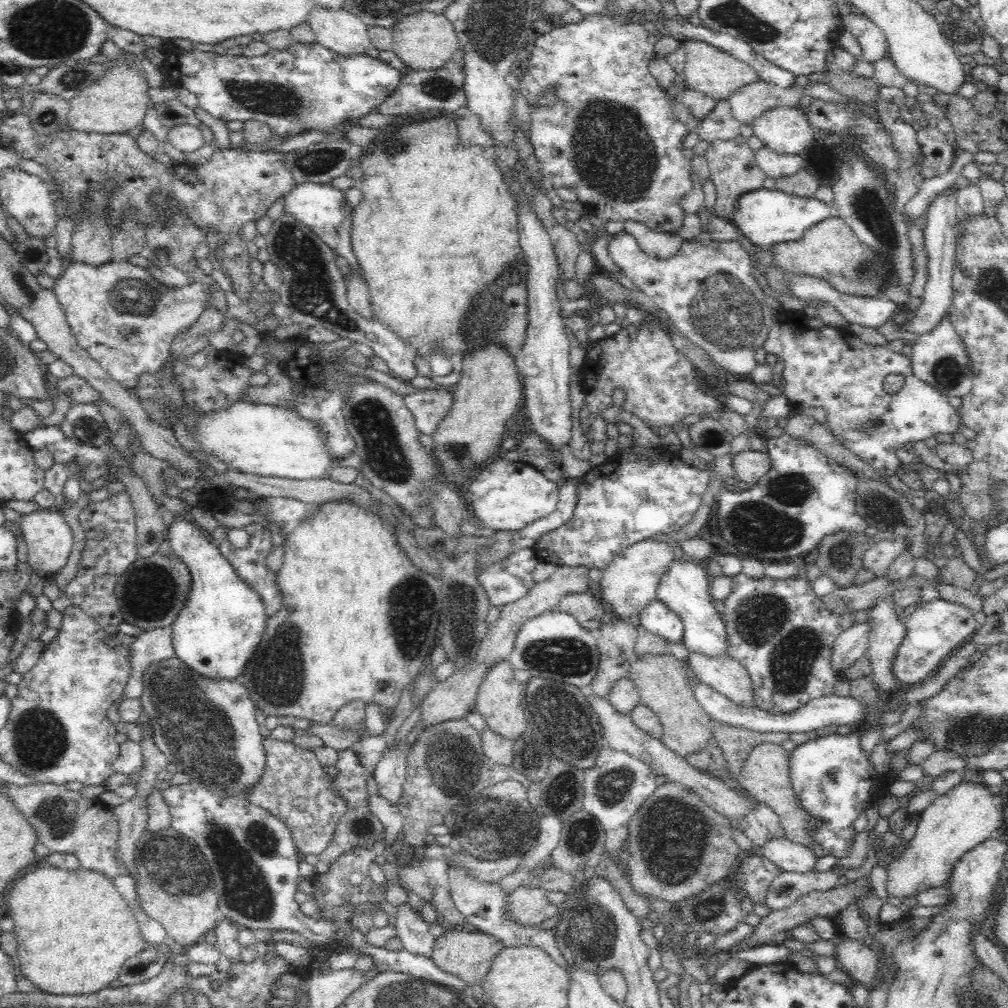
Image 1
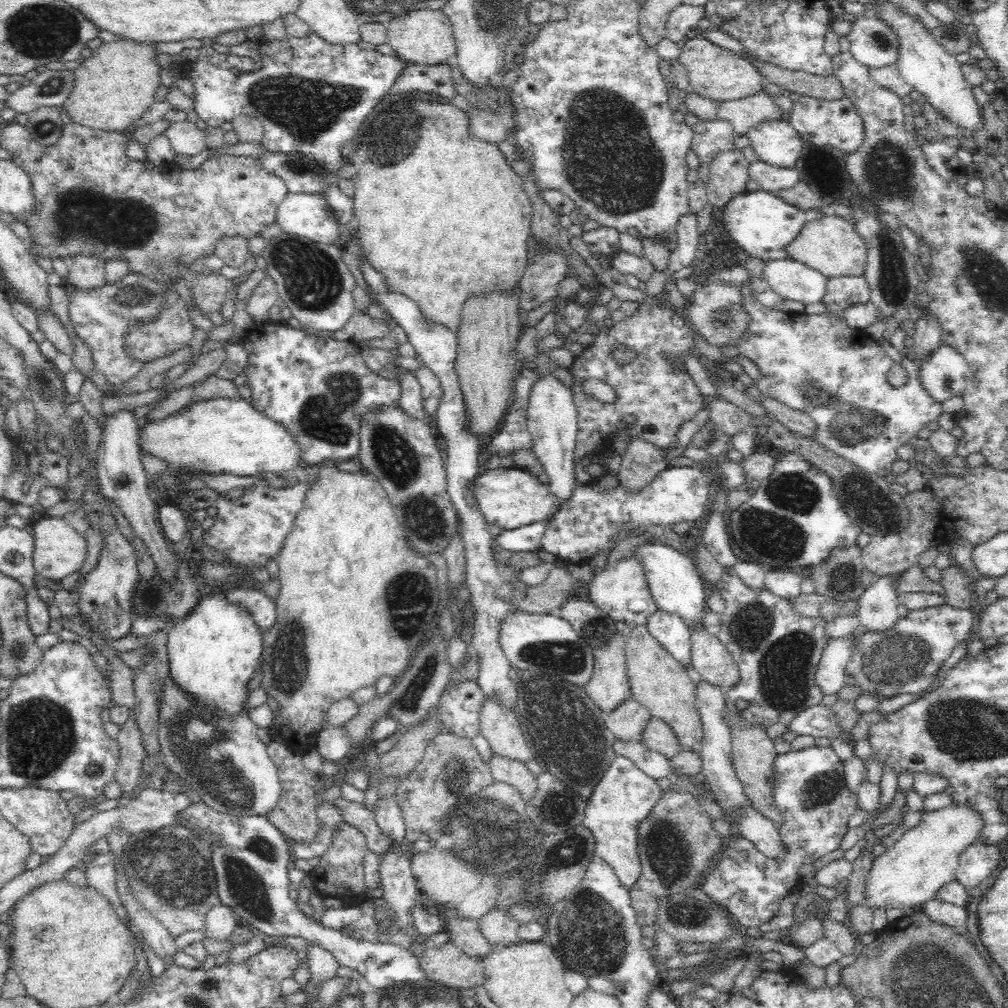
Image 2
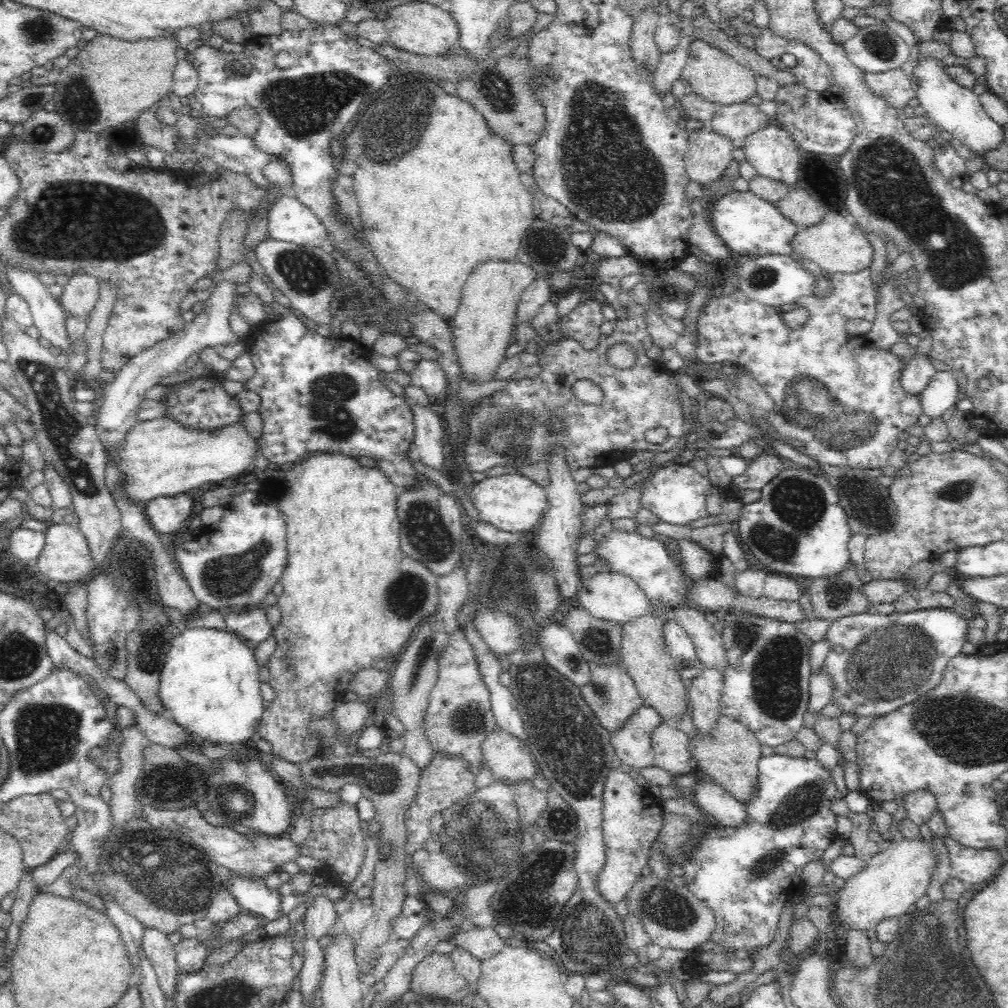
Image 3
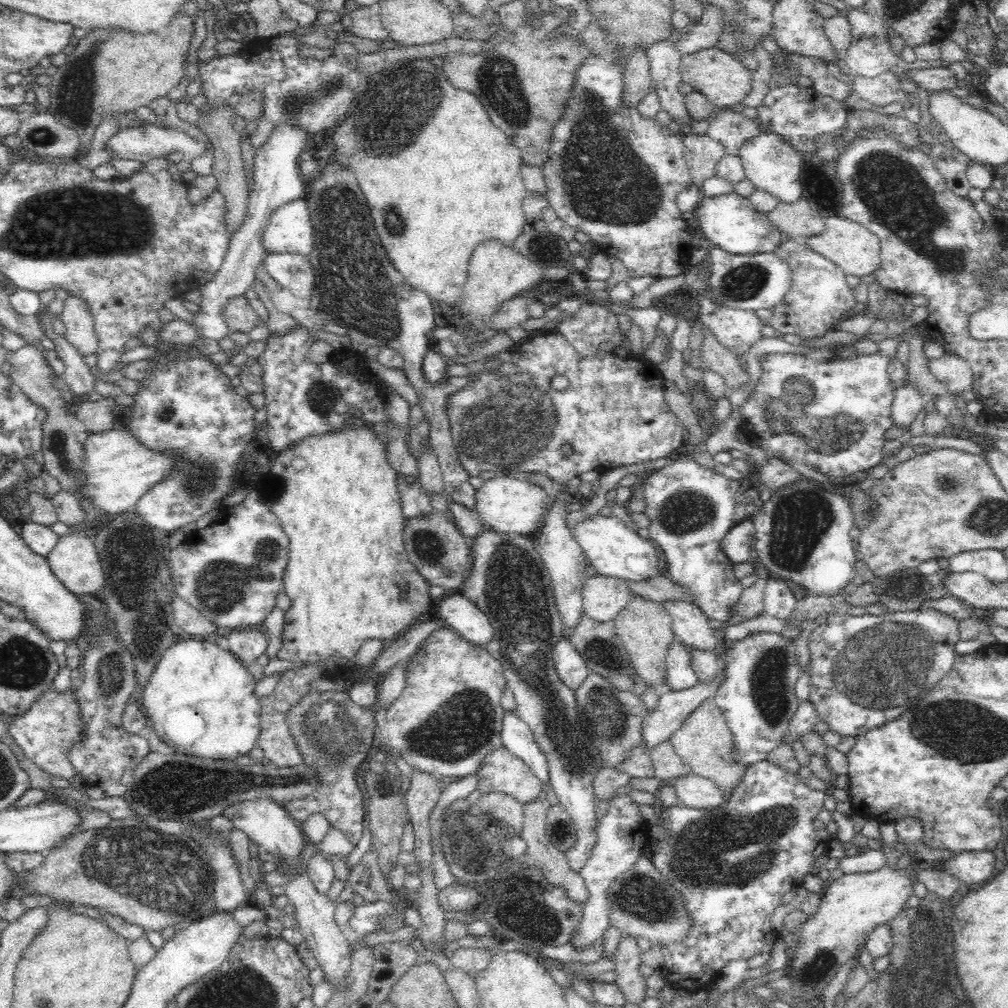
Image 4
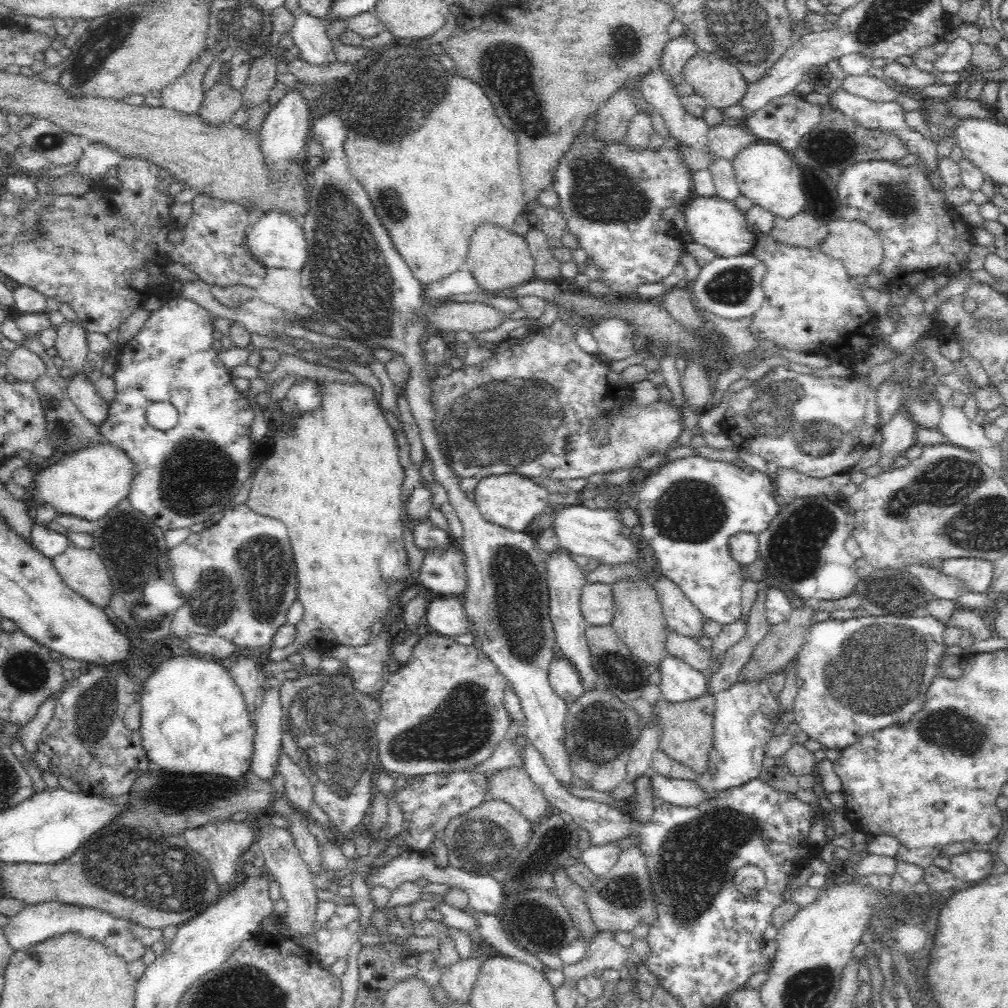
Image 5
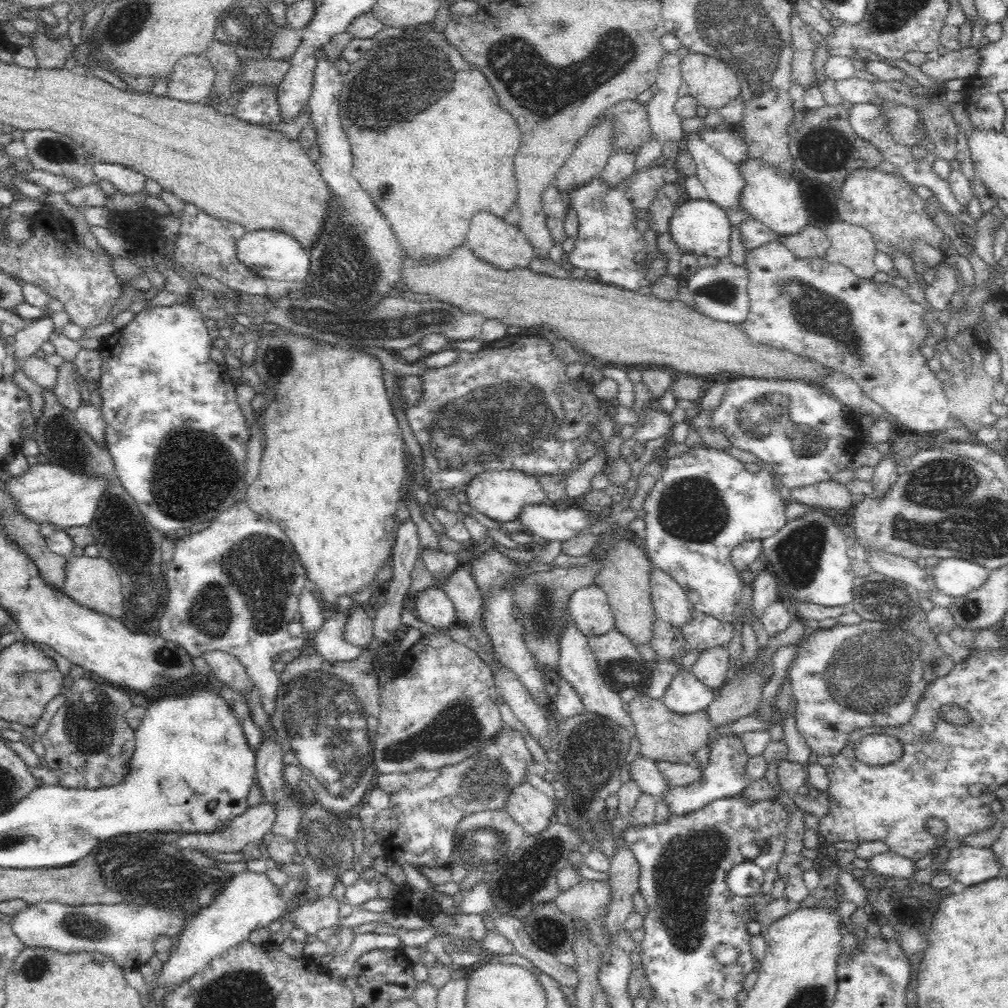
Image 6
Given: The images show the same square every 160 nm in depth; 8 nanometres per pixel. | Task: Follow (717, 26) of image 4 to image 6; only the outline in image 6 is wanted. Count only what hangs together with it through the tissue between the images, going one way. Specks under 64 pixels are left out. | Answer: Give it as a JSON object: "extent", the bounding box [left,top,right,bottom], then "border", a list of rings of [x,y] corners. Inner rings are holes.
{"extent":[647,50,683,145],"border":[[[676,50],[665,52],[657,66],[655,83],[659,89],[647,103],[651,130],[662,145],[666,140],[682,143],[682,118],[675,111],[679,86],[683,83],[681,60]]]}

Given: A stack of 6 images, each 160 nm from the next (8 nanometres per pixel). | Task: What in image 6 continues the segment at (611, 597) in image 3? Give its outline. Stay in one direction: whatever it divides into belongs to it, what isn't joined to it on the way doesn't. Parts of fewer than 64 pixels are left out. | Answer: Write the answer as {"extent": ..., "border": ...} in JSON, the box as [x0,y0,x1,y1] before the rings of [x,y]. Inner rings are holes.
{"extent":[567,583,615,637],"border":[[[596,583],[575,590],[567,610],[576,628],[586,637],[604,634],[615,626],[607,594]]]}

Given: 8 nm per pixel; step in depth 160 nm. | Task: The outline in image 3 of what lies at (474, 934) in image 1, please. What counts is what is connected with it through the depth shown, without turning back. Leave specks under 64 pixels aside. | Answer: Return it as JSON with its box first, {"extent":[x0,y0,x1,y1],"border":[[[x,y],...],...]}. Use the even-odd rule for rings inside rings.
{"extent":[411,953,471,1006],"border":[[[430,953],[414,968],[411,989],[424,997],[438,998],[442,1006],[453,1006],[471,993],[469,982],[456,971],[448,953]]]}

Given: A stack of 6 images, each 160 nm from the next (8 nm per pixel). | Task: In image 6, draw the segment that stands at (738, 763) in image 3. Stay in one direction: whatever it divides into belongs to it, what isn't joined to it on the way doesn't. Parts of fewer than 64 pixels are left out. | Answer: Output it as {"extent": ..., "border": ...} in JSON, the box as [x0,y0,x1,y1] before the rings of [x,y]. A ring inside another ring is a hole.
{"extent":[629,694,713,765],"border":[[[647,694],[639,695],[629,704],[640,741],[640,755],[643,757],[673,764],[694,765],[694,754],[710,742],[708,734],[713,728],[706,709],[693,714],[677,714],[669,710],[661,699],[649,698]]]}

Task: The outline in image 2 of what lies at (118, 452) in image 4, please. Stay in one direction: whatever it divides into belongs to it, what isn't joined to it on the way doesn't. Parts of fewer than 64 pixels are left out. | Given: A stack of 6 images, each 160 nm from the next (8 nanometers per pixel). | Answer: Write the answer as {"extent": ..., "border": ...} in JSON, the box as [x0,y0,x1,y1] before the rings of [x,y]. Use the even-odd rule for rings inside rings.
{"extent":[139,398,308,494],"border":[[[210,398],[198,401],[187,412],[176,411],[164,420],[146,423],[139,433],[139,446],[141,450],[146,450],[148,454],[158,456],[158,458],[168,462],[168,470],[162,476],[164,480],[154,482],[149,479],[150,488],[155,490],[158,487],[158,489],[161,489],[161,494],[164,493],[166,488],[175,489],[189,480],[189,478],[184,478],[182,482],[181,480],[175,480],[172,472],[176,468],[191,468],[195,472],[201,470],[201,472],[207,472],[208,474],[211,474],[210,472],[215,474],[228,472],[234,475],[257,476],[259,473],[264,475],[267,472],[288,472],[308,466],[305,462],[301,462],[302,451],[294,435],[288,432],[283,424],[256,410],[251,401],[244,398]]]}

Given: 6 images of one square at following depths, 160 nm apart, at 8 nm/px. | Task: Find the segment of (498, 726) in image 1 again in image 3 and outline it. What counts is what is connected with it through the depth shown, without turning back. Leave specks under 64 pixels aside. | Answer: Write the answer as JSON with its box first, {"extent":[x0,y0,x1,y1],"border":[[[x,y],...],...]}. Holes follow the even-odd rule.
{"extent":[482,727,538,782],"border":[[[495,727],[482,744],[483,758],[492,770],[493,782],[532,780],[538,774],[537,764],[526,745],[514,735]]]}

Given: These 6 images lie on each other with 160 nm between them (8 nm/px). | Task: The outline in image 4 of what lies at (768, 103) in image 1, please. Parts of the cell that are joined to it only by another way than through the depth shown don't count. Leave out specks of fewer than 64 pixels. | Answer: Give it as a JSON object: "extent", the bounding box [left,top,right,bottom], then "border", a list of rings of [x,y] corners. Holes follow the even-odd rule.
{"extent":[706,107,762,154],"border":[[[728,107],[718,109],[709,119],[706,134],[726,147],[728,154],[739,154],[744,142],[762,132],[756,118]]]}

